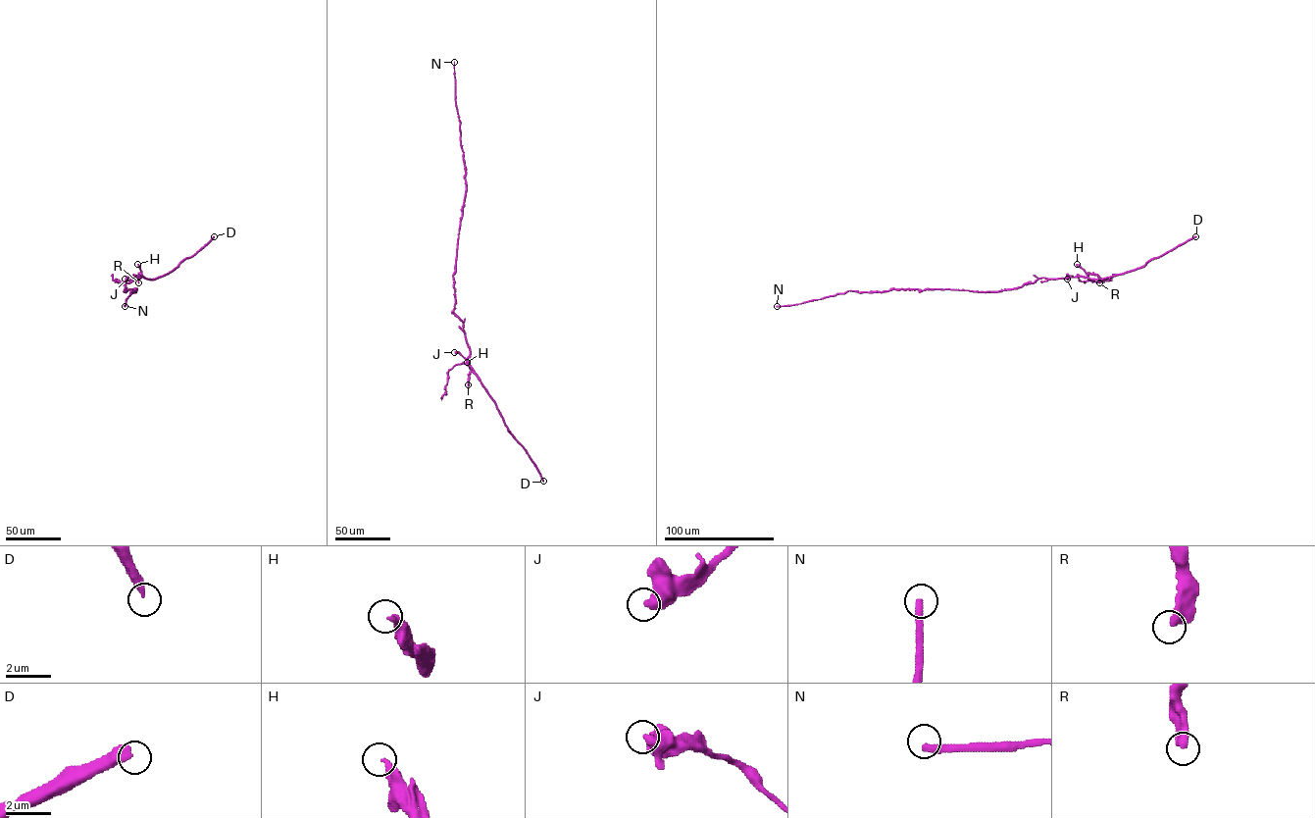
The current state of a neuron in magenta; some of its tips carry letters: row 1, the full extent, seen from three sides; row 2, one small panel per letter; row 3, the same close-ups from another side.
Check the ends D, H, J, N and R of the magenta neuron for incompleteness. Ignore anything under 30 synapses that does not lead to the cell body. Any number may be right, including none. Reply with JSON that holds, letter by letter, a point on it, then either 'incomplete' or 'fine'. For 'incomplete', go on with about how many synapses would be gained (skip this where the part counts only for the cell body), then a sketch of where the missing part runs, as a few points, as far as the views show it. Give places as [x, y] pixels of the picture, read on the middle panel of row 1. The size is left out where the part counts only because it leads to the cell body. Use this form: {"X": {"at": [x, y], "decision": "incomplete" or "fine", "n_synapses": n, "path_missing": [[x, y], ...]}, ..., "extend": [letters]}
{"D": {"at": [543, 481], "decision": "fine"}, "H": {"at": [467, 362], "decision": "fine"}, "J": {"at": [454, 352], "decision": "fine"}, "N": {"at": [454, 62], "decision": "incomplete", "n_synapses": 150}, "R": {"at": [468, 384], "decision": "fine"}, "extend": ["N"]}

